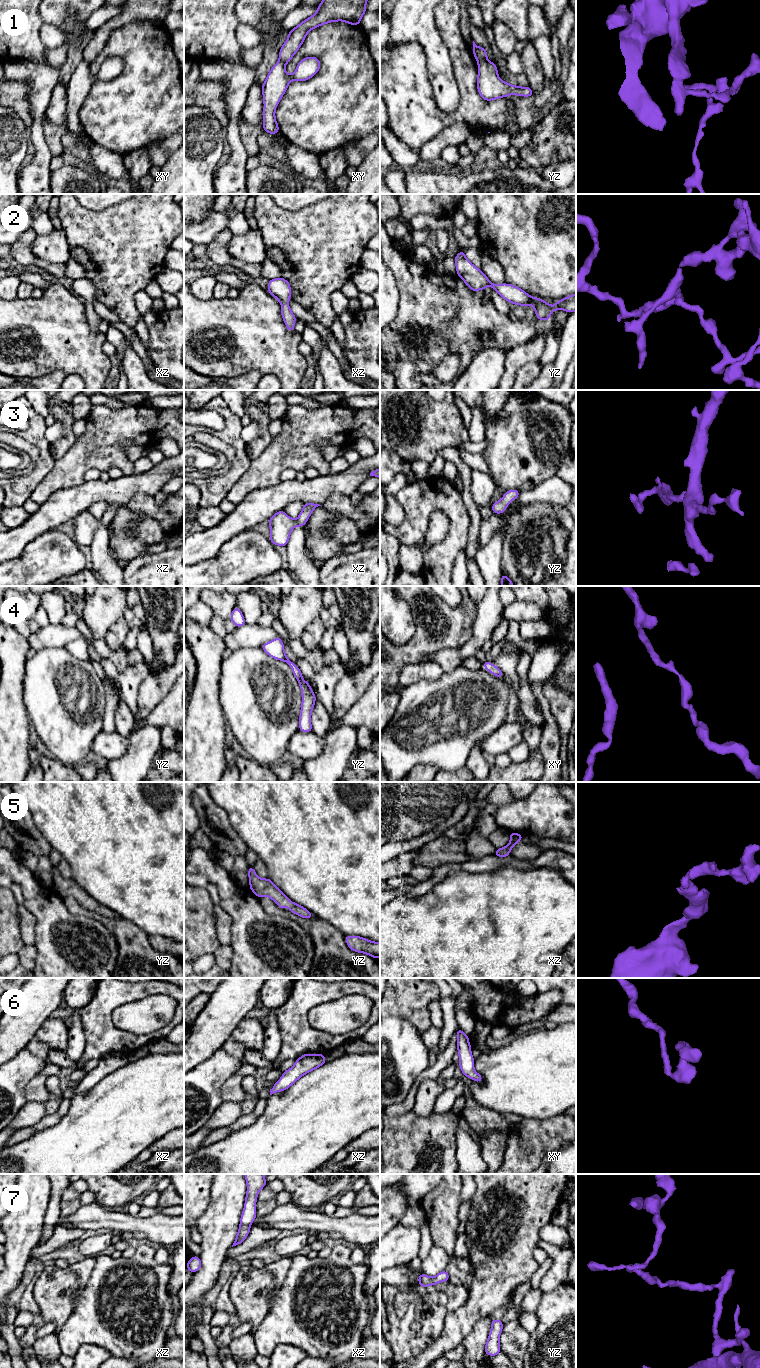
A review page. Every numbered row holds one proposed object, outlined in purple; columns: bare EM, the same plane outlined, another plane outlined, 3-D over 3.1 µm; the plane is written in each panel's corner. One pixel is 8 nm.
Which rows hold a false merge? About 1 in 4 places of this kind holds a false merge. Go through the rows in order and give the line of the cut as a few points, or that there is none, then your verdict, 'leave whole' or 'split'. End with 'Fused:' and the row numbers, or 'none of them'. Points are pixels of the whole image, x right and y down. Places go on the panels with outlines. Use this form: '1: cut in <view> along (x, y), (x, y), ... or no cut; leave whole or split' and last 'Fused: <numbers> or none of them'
1: cut in yz along (478, 61), (488, 62); split
2: no cut; leave whole
3: no cut; leave whole
4: no cut; leave whole
5: no cut; leave whole
6: no cut; leave whole
7: no cut; leave whole
Fused: 1

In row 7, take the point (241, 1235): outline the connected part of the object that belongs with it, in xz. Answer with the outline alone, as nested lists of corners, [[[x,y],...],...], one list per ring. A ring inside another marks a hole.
[[[263,1174],[244,1175],[247,1182],[247,1194],[240,1219],[239,1231],[232,1247],[241,1244],[248,1236],[250,1225],[256,1218],[256,1199],[258,1192],[267,1184]]]

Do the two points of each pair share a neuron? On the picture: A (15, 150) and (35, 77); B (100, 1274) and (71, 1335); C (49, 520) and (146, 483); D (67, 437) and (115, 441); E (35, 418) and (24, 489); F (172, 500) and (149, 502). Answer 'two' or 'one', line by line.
A: two
B: one
C: one
D: two
E: one
F: one

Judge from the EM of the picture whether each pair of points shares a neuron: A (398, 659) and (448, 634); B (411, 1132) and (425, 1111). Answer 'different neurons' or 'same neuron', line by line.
A: same neuron
B: different neurons

